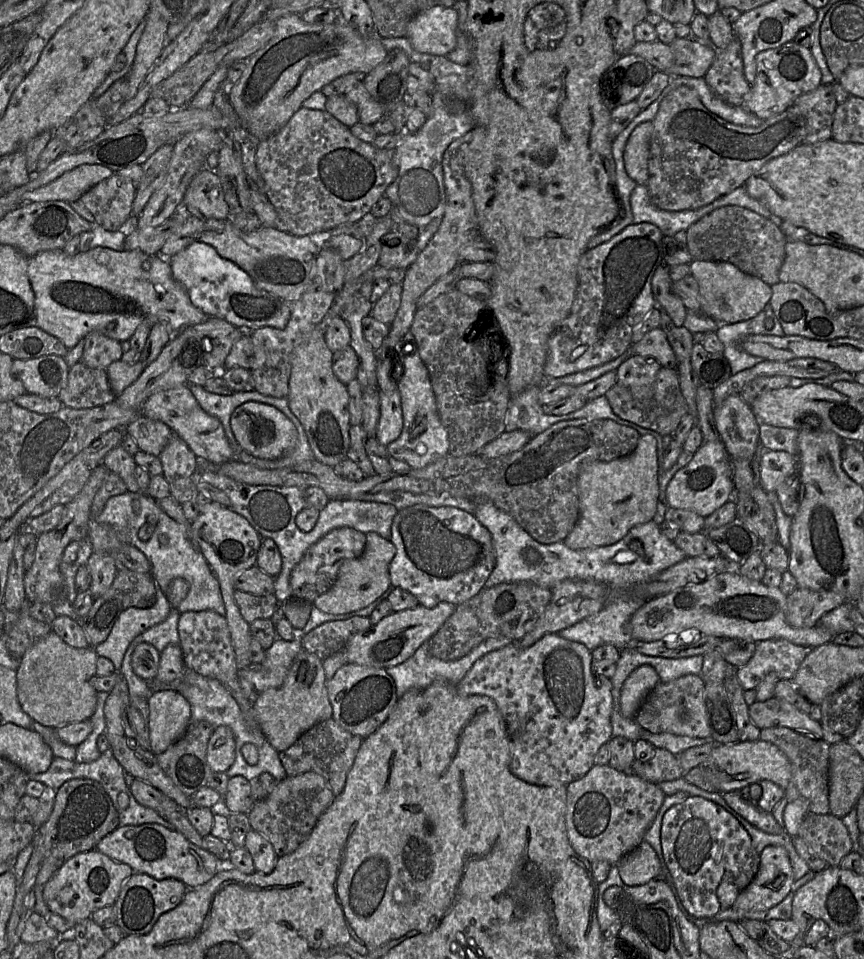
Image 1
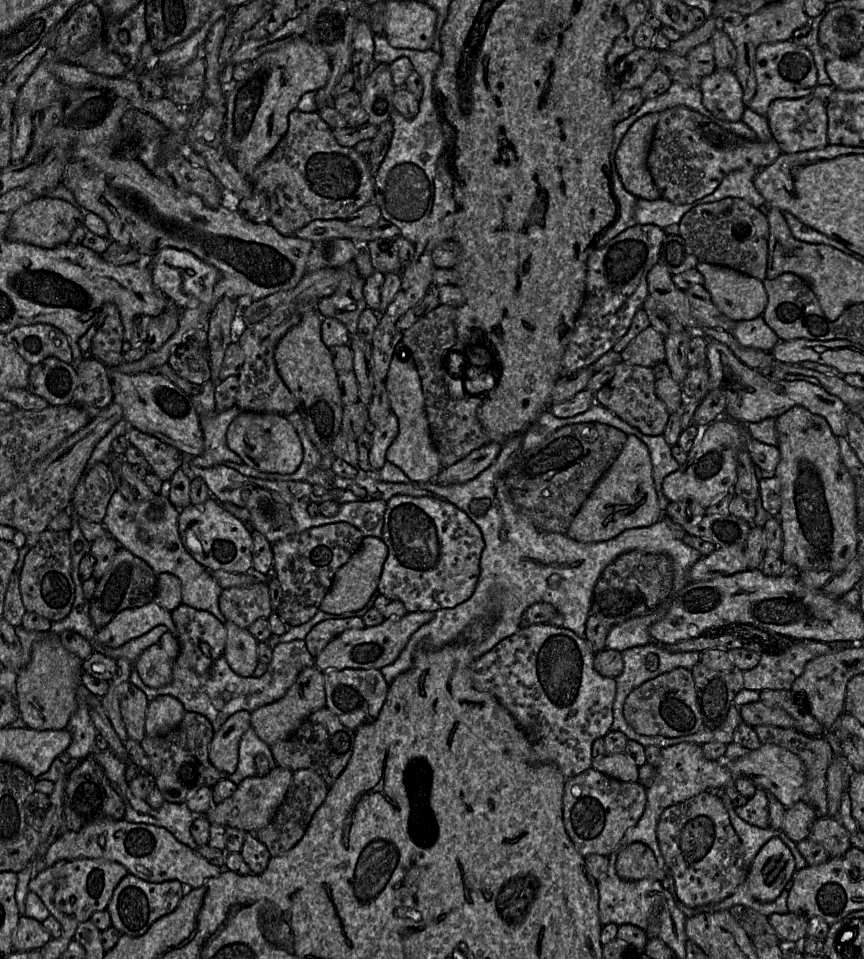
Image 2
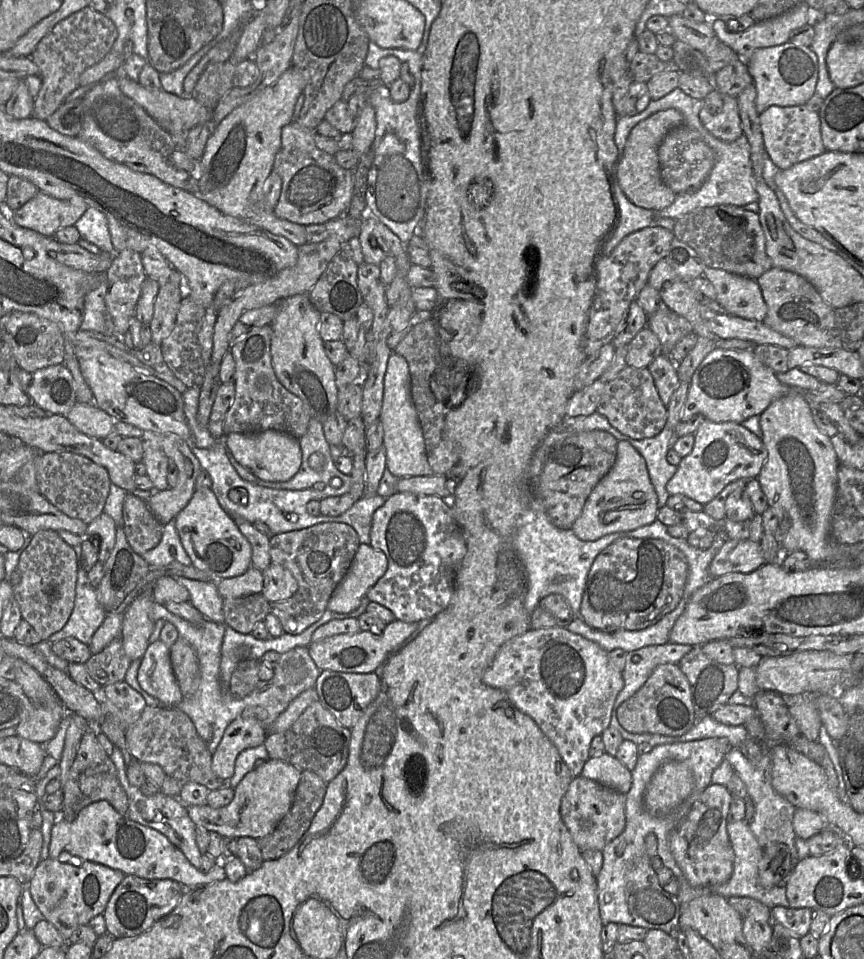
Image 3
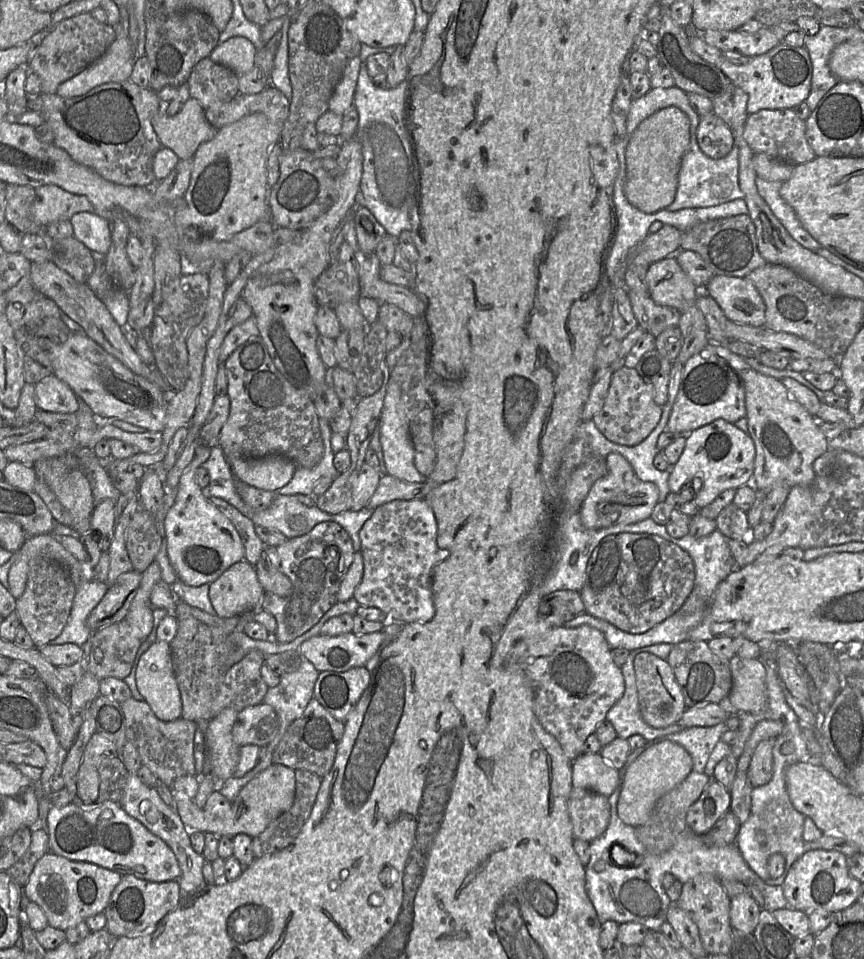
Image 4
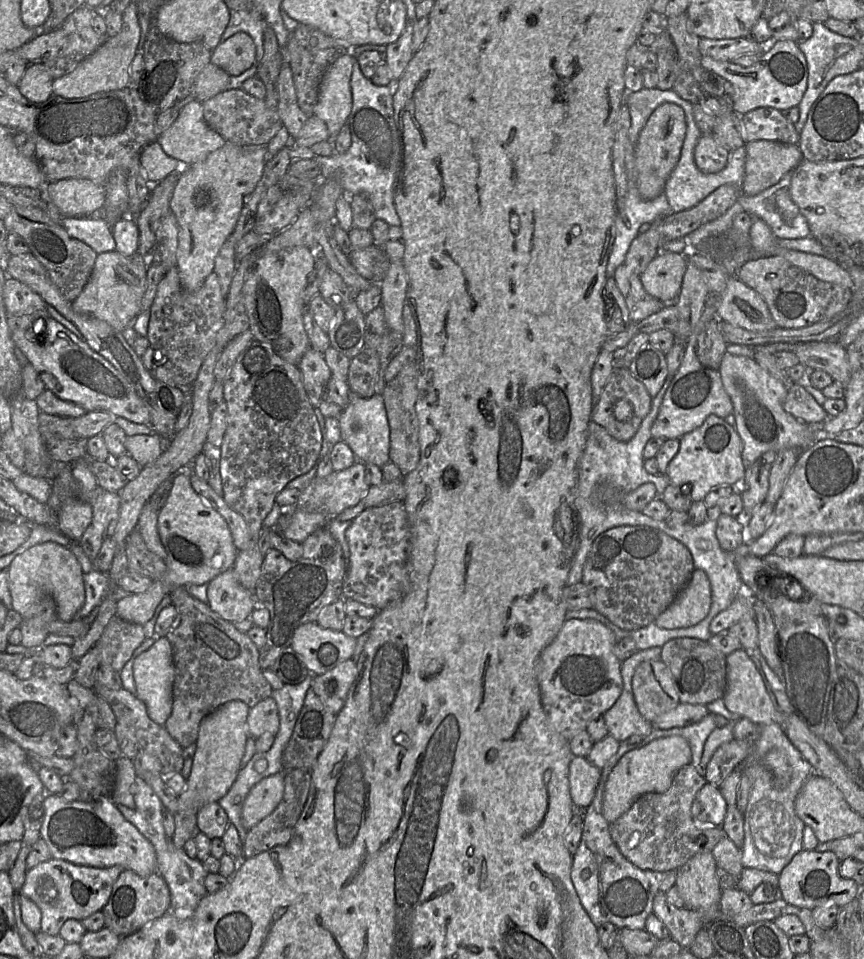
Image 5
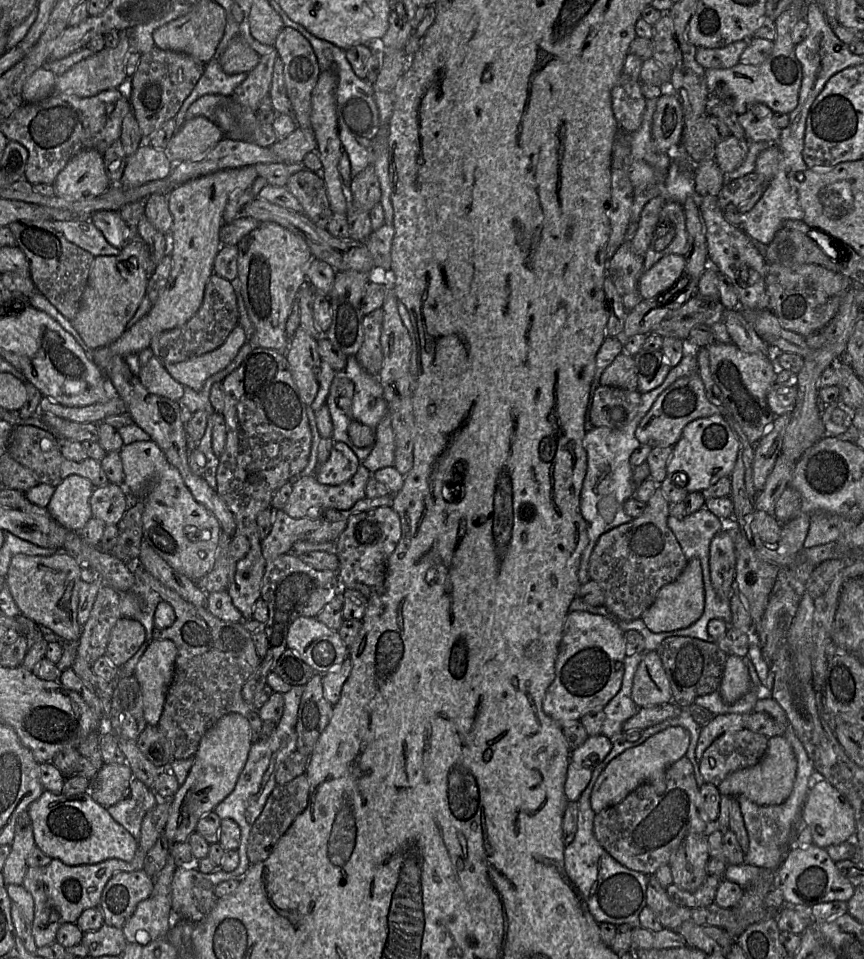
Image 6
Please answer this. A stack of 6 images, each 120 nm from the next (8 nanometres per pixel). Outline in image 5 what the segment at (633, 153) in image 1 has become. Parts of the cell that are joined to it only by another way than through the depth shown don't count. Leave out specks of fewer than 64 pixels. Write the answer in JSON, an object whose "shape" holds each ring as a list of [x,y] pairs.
{"shape":[[[675,103],[659,105],[649,117],[635,150],[637,189],[643,200],[653,200],[664,192],[666,181],[679,161],[686,131],[685,112]]]}

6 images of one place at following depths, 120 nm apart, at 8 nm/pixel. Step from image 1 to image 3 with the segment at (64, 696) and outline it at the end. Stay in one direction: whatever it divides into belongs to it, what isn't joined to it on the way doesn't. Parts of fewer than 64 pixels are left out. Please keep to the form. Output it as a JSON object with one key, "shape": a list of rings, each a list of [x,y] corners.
{"shape":[[[33,705],[28,717],[16,726],[16,735],[45,745],[55,736],[61,720],[54,717],[50,709]]]}

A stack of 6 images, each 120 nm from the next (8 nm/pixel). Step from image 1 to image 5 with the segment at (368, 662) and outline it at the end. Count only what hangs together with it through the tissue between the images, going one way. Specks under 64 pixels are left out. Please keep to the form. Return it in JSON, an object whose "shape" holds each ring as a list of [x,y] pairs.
{"shape":[[[309,622],[294,631],[290,647],[301,656],[310,674],[320,675],[333,669],[341,662],[353,658],[356,644],[356,638],[350,637],[342,631],[325,629],[316,622]]]}

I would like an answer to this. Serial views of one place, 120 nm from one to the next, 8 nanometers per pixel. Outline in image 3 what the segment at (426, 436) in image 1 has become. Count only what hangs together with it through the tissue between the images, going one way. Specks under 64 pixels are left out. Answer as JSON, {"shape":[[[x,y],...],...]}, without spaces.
{"shape":[[[391,353],[384,377],[384,389],[379,420],[383,425],[383,445],[385,447],[386,468],[399,479],[413,476],[430,476],[433,471],[428,463],[422,428],[411,395],[411,377],[407,360],[395,353]]]}

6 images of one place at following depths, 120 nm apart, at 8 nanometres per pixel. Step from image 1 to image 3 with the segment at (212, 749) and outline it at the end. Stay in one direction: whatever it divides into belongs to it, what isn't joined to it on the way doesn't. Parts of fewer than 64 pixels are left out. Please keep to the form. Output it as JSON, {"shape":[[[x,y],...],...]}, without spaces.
{"shape":[[[237,717],[225,729],[223,737],[212,754],[212,771],[229,781],[234,774],[238,755],[247,748],[264,744],[267,729],[252,717]]]}

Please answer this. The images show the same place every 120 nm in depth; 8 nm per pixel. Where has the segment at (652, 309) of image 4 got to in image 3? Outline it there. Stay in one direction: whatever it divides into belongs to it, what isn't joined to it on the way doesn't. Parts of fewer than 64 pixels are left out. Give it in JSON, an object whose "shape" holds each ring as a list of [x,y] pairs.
{"shape":[[[661,311],[648,315],[647,327],[658,337],[662,353],[669,353],[683,337],[693,332],[691,324],[673,311]]]}

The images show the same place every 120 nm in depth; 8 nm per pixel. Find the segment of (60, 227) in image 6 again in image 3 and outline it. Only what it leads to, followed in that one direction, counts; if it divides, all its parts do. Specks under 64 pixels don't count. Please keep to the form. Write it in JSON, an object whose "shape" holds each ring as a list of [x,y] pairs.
{"shape":[[[88,207],[74,224],[82,239],[98,246],[101,251],[114,253],[108,223],[105,215]]]}

